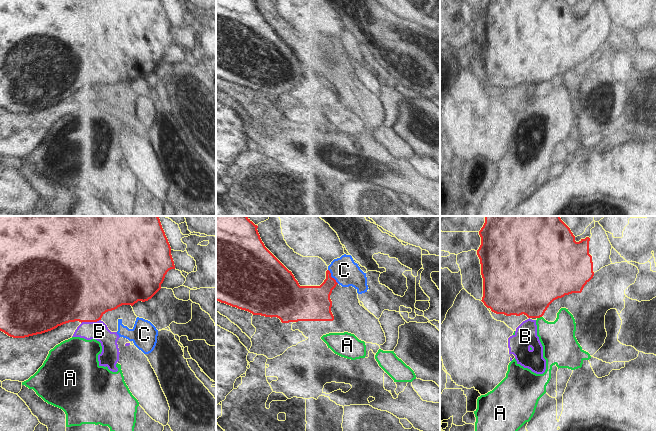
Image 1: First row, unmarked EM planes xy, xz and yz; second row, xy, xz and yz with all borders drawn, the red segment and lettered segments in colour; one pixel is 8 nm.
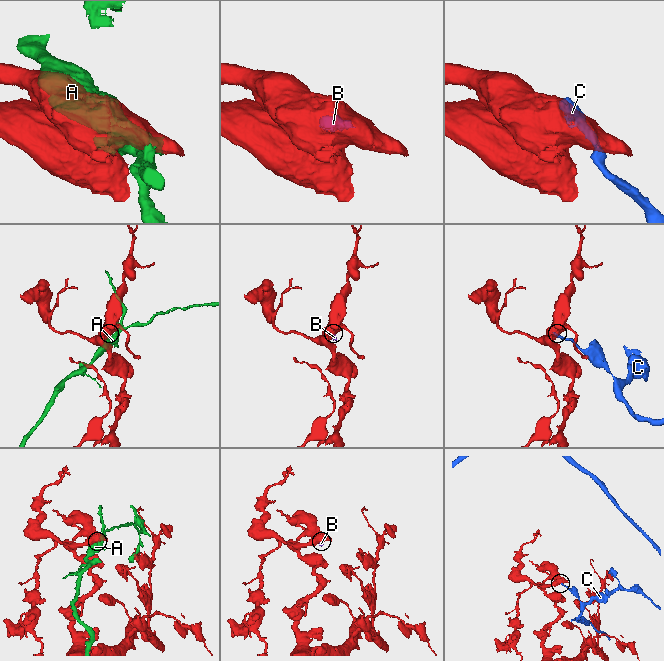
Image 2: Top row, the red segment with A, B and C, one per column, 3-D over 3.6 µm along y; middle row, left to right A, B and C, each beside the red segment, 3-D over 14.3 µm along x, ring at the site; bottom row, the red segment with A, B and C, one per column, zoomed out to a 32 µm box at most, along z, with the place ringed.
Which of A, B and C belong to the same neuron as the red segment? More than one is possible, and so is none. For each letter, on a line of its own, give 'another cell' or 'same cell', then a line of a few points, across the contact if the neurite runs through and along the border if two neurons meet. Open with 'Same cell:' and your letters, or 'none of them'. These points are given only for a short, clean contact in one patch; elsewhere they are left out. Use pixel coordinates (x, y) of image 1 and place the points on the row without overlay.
Same cell: none of them
A: another cell
B: another cell; line xy (100, 95), (81, 99)
C: another cell; line xz (328, 45), (331, 52), (338, 59)

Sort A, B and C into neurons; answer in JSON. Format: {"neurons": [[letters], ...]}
{"neurons": [["A", "B"], ["C"]]}

